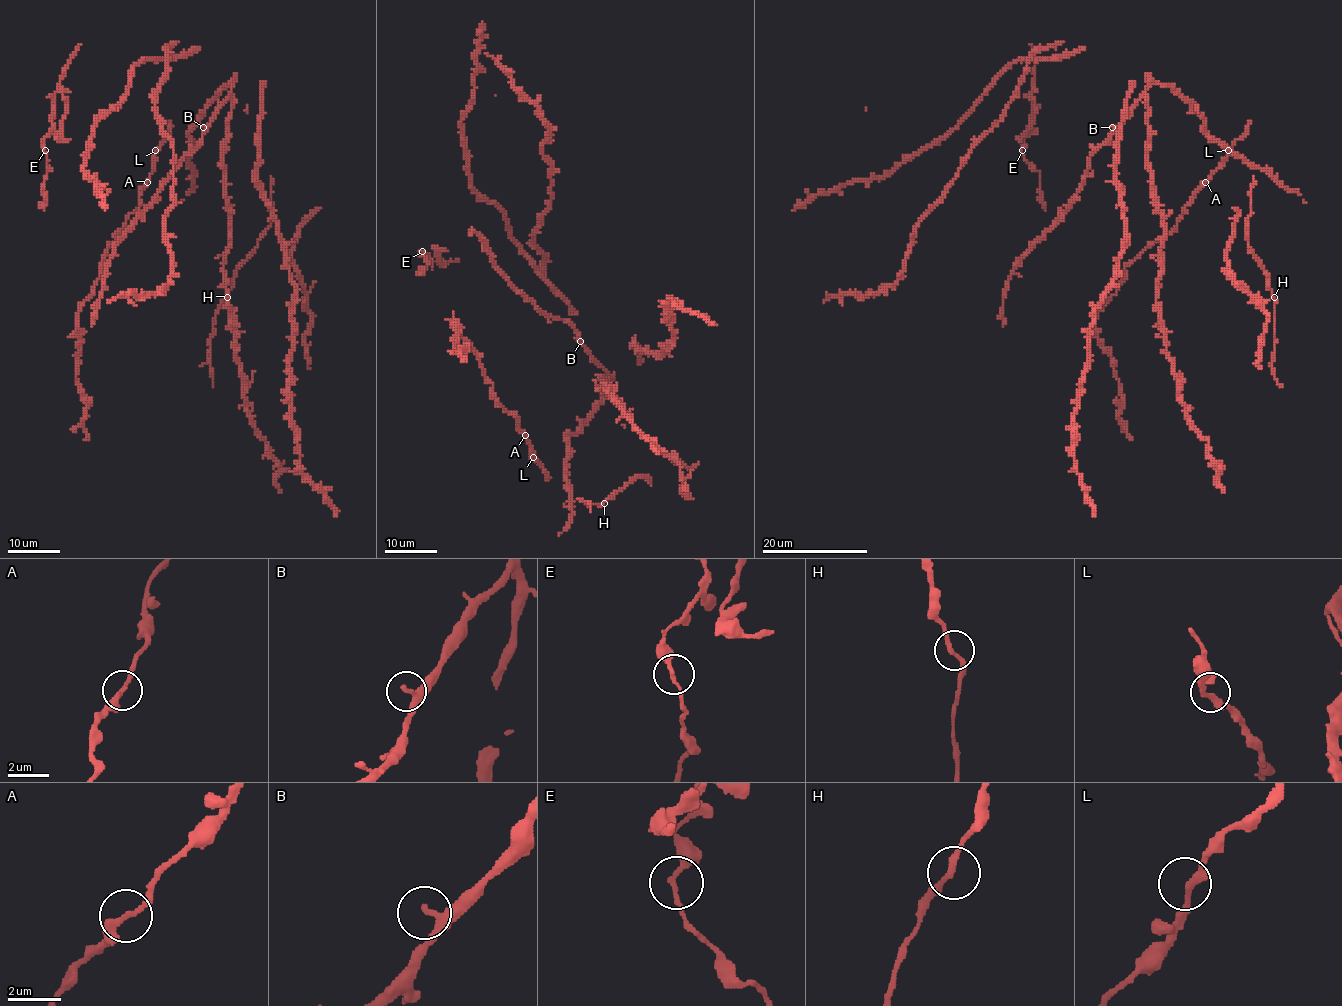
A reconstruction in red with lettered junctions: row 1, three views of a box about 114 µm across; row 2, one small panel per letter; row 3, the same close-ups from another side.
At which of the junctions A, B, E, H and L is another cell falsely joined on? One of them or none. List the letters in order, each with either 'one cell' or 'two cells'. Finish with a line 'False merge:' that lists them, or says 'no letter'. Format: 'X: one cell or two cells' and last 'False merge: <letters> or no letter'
A: one cell
B: one cell
E: one cell
H: one cell
L: one cell
False merge: no letter

